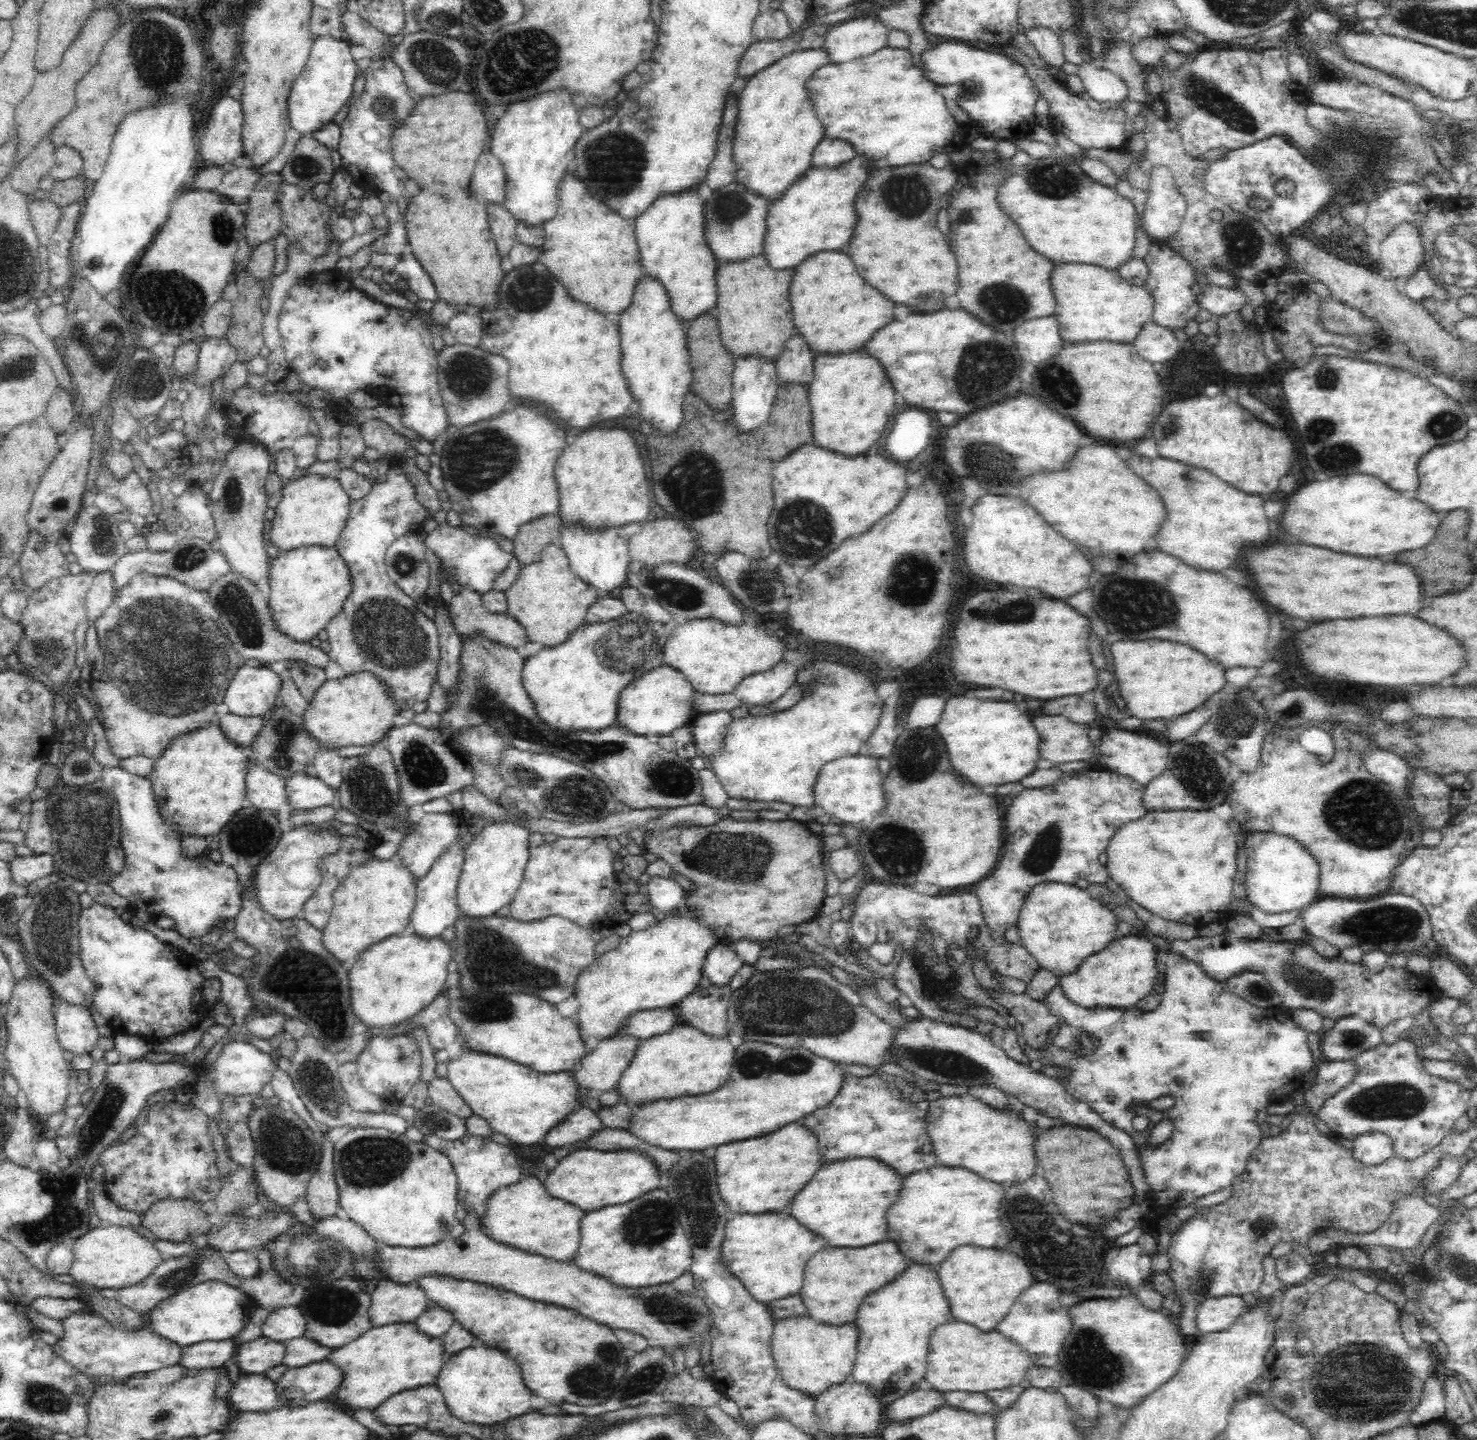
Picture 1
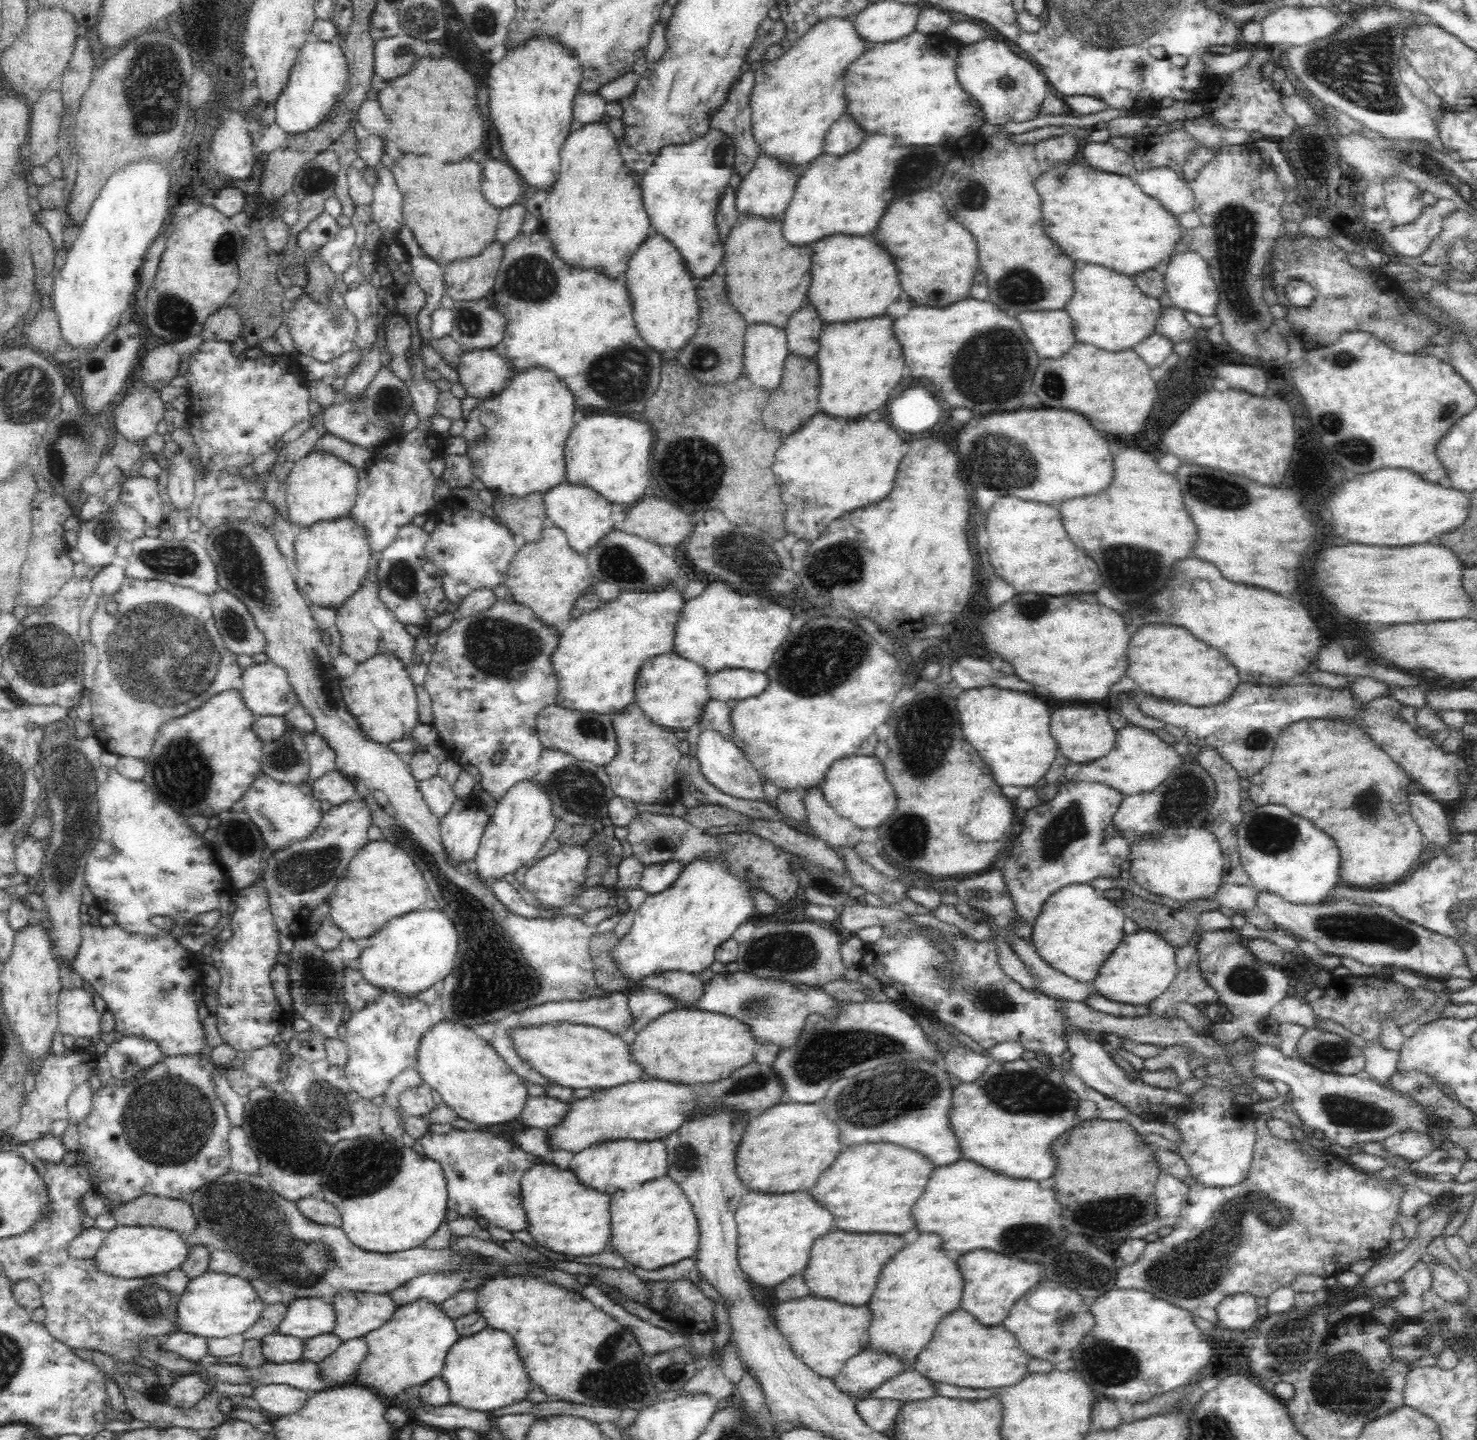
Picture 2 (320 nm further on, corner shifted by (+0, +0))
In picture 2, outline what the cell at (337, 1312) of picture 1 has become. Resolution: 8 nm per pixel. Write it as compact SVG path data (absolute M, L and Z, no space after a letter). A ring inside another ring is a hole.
M347 1288L336 1292L330 1303L335 1314L331 1333L342 1342L363 1338L380 1328L397 1309L389 1293L374 1294Z

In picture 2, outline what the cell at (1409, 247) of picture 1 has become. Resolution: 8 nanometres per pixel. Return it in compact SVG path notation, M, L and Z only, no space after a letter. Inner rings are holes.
M1386 178L1382 183L1385 207L1389 215L1386 227L1406 226L1416 222L1425 208L1422 191L1405 178Z

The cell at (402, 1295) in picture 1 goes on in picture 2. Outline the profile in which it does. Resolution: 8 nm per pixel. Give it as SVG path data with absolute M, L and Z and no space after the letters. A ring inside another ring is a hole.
M454 1272L454 1274L437 1274L416 1276L398 1288L389 1292L396 1308L425 1300L432 1304L442 1304L456 1291L462 1290L462 1284L473 1278L469 1272Z

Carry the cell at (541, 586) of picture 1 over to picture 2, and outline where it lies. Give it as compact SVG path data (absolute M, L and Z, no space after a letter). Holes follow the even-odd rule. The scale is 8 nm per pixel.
M548 525L542 532L540 542L526 543L514 555L505 586L514 600L529 608L542 624L555 627L562 620L571 618L570 612L576 600L595 583L586 558L573 552L567 536L560 528Z

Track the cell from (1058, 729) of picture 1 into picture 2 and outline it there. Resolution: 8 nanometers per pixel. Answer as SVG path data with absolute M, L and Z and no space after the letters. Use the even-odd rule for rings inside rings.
M1064 706L1052 712L1050 732L1056 741L1058 754L1074 764L1090 763L1106 756L1115 743L1116 729L1110 724L1109 712L1103 708Z

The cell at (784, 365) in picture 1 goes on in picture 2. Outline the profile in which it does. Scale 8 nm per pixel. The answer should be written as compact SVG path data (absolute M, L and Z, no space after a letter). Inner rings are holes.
M805 303L802 308L798 308L783 328L789 354L815 361L820 348L819 338L822 325L811 304Z

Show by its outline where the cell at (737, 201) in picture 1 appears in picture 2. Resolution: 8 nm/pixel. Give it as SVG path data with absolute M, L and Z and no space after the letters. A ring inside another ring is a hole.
M758 155L750 172L741 177L736 188L735 207L737 216L753 216L764 220L782 220L790 204L800 172L789 170L768 156Z

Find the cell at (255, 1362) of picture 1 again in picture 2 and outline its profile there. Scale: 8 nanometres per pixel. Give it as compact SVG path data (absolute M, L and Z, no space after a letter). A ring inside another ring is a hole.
M272 1333L261 1338L261 1351L266 1362L296 1362L301 1358L303 1342L295 1336Z

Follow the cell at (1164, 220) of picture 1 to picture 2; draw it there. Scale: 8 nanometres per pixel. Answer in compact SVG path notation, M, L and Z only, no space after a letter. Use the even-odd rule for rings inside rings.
M1161 166L1137 173L1134 182L1145 195L1155 198L1176 218L1193 210L1195 198L1192 189L1182 175L1171 168Z

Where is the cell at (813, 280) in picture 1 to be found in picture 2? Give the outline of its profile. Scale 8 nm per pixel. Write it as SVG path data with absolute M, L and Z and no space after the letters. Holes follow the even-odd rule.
M835 235L818 240L811 247L806 303L811 304L823 325L885 316L886 308L898 302L902 290L894 264L870 235Z

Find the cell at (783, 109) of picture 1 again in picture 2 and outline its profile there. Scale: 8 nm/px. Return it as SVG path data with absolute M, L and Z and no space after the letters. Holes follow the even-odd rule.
M832 18L817 23L802 38L784 50L778 59L762 64L755 71L753 92L750 98L751 129L759 154L768 156L782 166L796 172L823 153L823 144L828 130L844 114L844 85L840 76L844 68L856 60L867 49L865 42L857 36L852 18Z

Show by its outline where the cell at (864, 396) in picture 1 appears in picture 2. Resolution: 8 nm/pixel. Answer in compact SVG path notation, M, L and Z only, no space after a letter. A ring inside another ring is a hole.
M888 316L854 323L824 324L815 363L818 367L817 407L826 416L852 423L882 408L889 392L906 376L902 347L893 337Z

